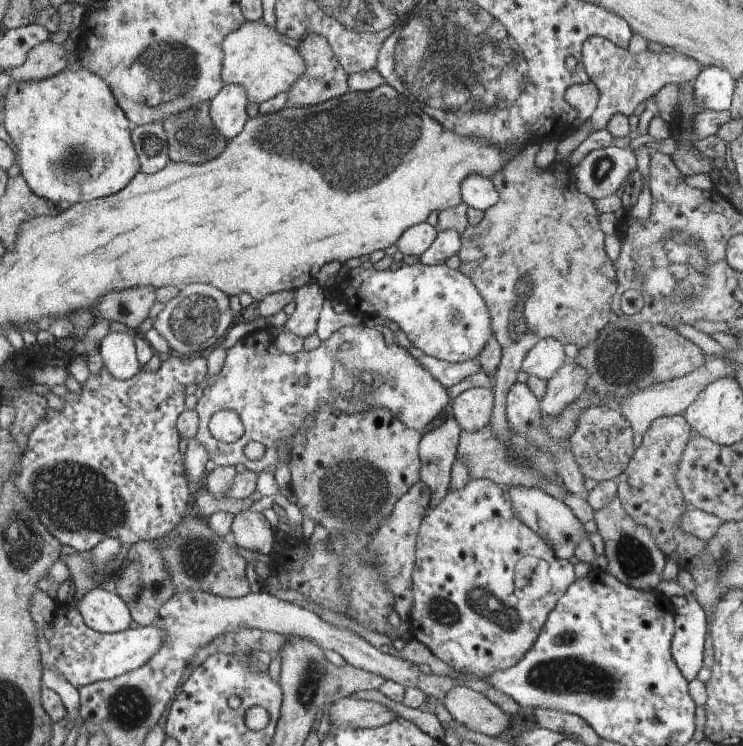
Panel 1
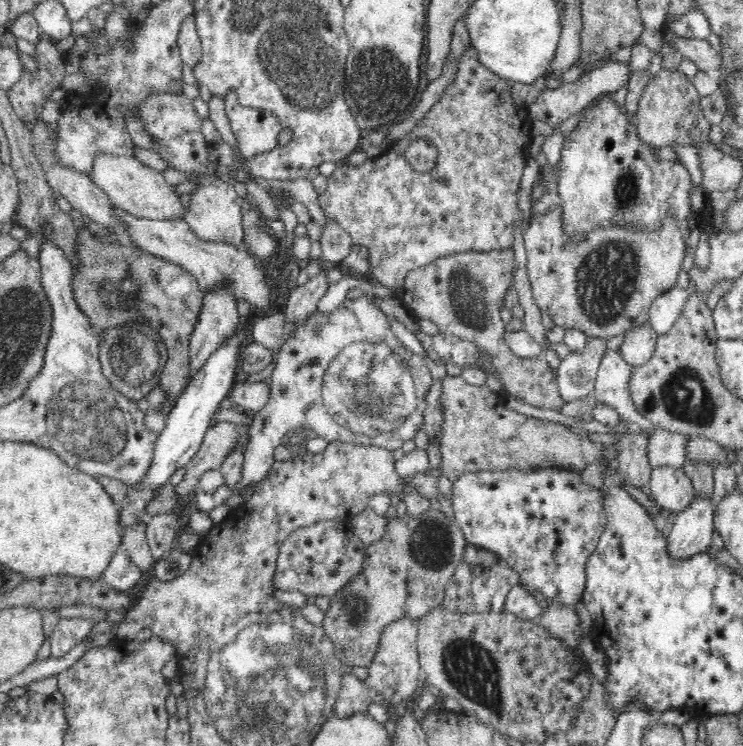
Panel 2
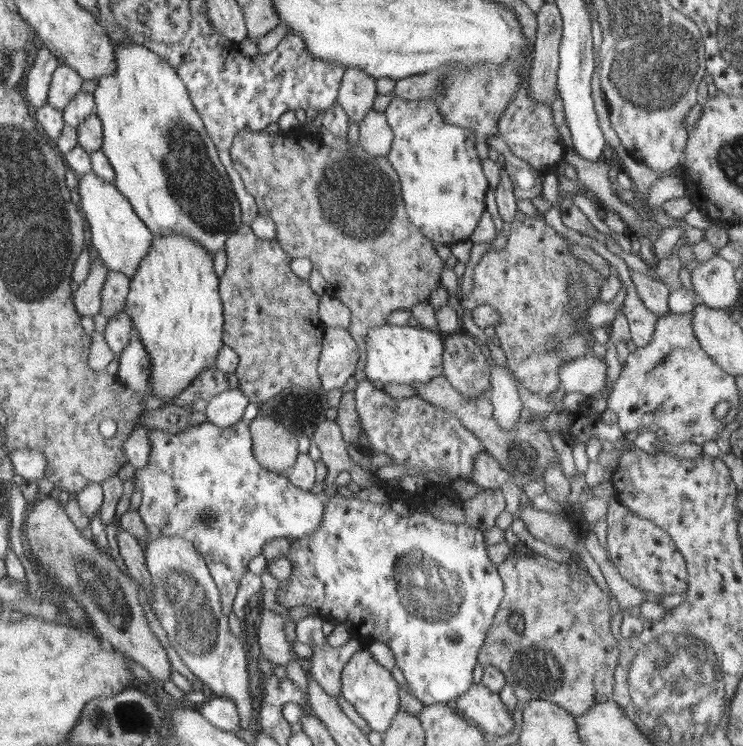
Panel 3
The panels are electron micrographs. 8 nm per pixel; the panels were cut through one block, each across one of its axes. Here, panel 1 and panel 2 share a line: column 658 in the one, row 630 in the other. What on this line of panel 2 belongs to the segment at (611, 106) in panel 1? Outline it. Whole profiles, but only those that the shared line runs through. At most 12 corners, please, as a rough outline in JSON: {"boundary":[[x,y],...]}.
{"boundary":[[81,617],[58,621],[51,657],[63,658],[94,623]]}

